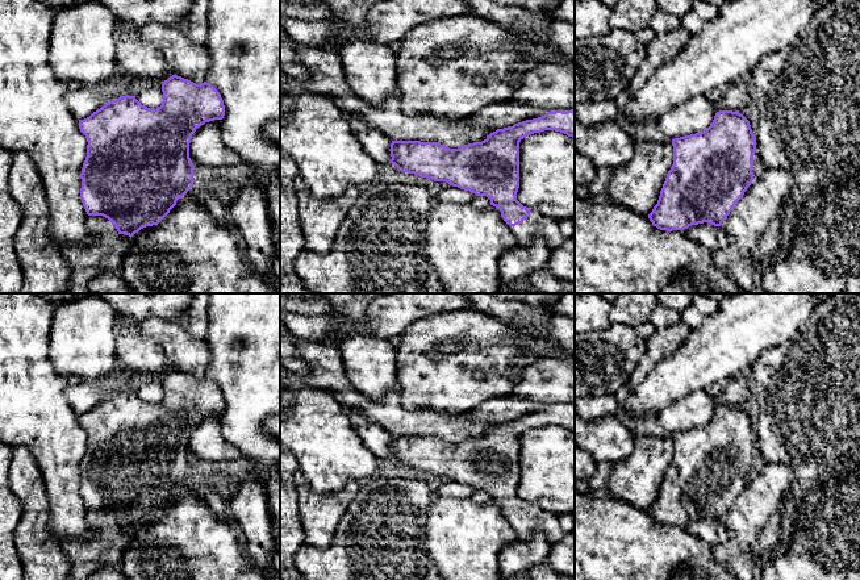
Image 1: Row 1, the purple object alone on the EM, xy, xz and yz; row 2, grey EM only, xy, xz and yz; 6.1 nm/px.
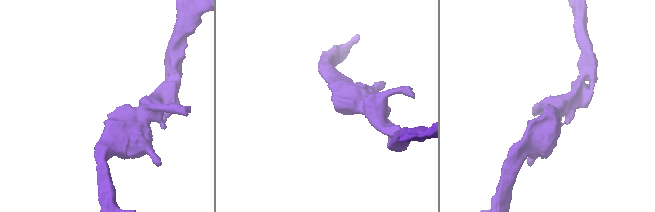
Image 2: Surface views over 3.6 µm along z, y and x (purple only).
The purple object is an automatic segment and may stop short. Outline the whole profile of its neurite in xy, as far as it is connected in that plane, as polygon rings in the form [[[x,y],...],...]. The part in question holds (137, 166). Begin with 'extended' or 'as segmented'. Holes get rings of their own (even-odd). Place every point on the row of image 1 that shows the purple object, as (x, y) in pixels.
as segmented | [[[178,75],[170,76],[162,84],[163,92],[163,101],[162,105],[156,109],[150,109],[142,105],[135,96],[120,96],[116,100],[112,100],[104,104],[100,109],[93,112],[89,117],[84,120],[79,120],[79,129],[87,138],[87,157],[83,163],[80,179],[82,179],[82,188],[80,188],[80,199],[83,206],[88,216],[103,216],[108,218],[117,229],[118,234],[126,234],[133,237],[141,229],[146,226],[158,225],[176,205],[176,201],[181,199],[192,187],[193,187],[193,170],[195,166],[189,158],[189,143],[192,134],[196,132],[197,128],[204,125],[205,122],[222,120],[225,116],[225,105],[220,92],[209,83],[204,82],[201,84],[196,84],[188,79],[184,79]]]

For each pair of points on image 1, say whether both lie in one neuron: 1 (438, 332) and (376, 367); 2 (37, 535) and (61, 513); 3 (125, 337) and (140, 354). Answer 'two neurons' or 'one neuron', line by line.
1: two neurons
2: two neurons
3: one neuron

